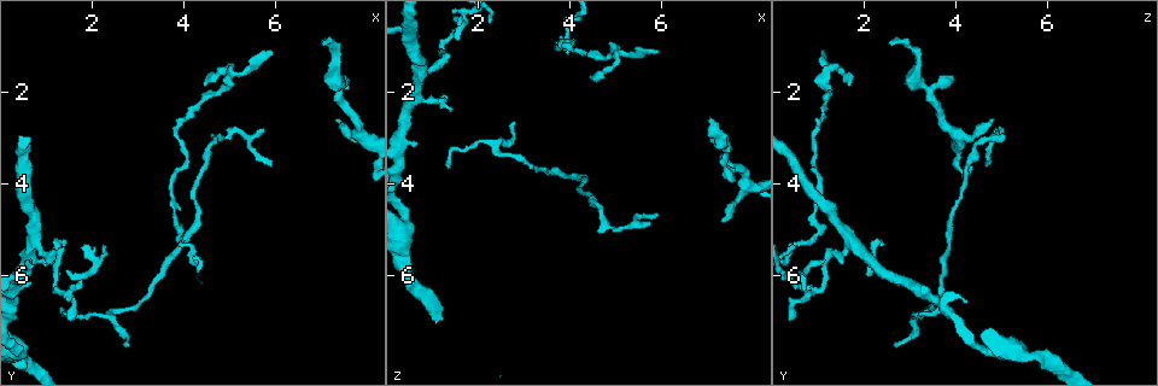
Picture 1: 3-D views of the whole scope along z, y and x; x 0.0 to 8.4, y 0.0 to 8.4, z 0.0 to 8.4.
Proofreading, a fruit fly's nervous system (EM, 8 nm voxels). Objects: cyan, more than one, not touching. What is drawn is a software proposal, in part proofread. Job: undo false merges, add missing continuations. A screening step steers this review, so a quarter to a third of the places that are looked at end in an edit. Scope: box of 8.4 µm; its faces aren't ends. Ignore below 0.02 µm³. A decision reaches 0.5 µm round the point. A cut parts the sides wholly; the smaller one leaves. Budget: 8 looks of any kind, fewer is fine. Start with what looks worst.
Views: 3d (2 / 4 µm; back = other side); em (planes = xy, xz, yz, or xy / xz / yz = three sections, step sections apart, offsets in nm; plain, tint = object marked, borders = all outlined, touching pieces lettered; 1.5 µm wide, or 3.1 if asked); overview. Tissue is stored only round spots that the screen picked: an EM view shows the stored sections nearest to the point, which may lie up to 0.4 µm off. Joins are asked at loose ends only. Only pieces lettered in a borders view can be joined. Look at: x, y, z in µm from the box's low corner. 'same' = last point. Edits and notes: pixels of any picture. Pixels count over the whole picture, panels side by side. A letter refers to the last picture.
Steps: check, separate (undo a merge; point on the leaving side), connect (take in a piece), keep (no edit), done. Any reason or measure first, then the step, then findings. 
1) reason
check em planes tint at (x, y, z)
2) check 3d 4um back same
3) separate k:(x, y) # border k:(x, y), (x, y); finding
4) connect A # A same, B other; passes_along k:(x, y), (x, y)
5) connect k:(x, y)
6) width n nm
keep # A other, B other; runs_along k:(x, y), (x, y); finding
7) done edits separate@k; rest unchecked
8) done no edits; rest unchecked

branch stops here
check 3d 2um at (7.00, 0.85, 2.55)

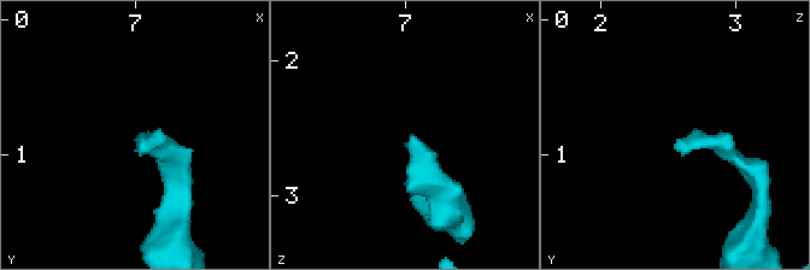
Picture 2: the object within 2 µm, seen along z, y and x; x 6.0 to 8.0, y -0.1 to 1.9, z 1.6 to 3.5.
need the tissue
check em yz step 4 tint at (7.02, 0.90, 2.58)

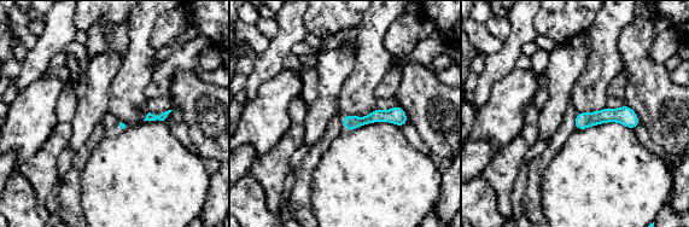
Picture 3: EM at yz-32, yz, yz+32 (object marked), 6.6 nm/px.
check em planes borders same

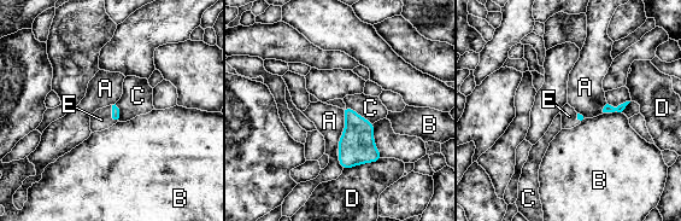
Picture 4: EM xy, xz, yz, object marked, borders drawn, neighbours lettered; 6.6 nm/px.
connect E # A other, B other, C other, D other, E same; passes_along 4:(115, 110), (112, 114), (101, 120); it goes on there

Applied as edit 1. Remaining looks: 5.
redraw
check overview

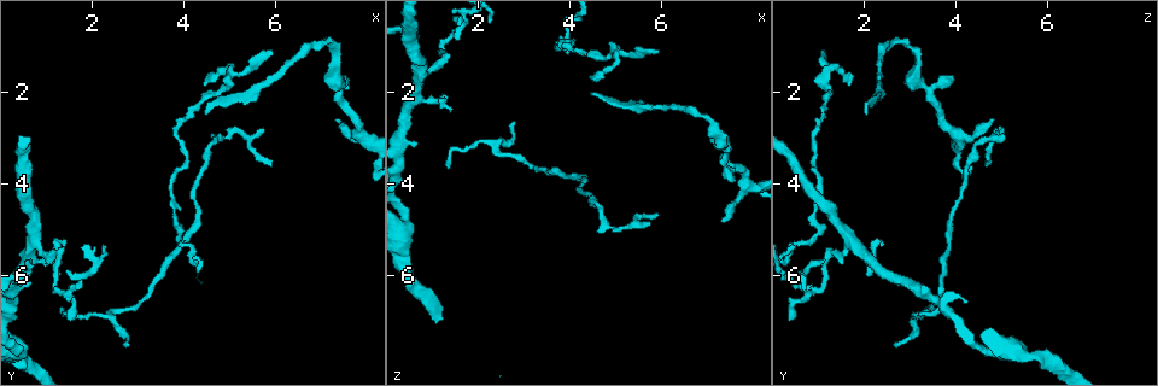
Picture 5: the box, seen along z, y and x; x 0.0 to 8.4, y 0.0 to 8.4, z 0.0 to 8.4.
check em planes borders at (7.35, 2.65, 4.80)

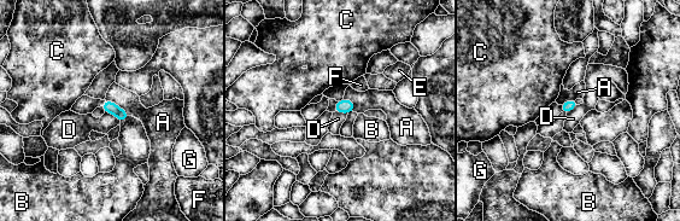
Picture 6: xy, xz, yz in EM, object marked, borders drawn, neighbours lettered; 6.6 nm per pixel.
keep # A other, B other, C other, D other, E other, F other, G other; border 6:(105, 111), (113, 115), (119, 122); none of them fits

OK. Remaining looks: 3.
branch stops here
check em planes borders at (4.45, 1.85, 1.60)

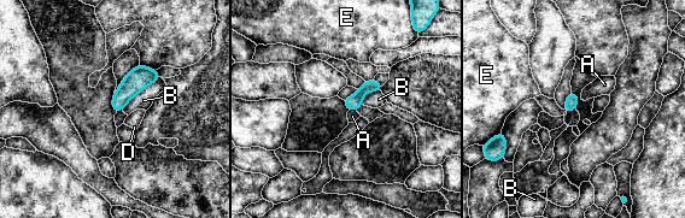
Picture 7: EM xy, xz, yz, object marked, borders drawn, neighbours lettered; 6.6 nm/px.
width 90 nm
keep # A other, B other, D other, E other; border 7:(160, 77), (138, 93), (122, 110); no lettered piece goes on from it

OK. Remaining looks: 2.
done edits connect@4; rest unchecked

